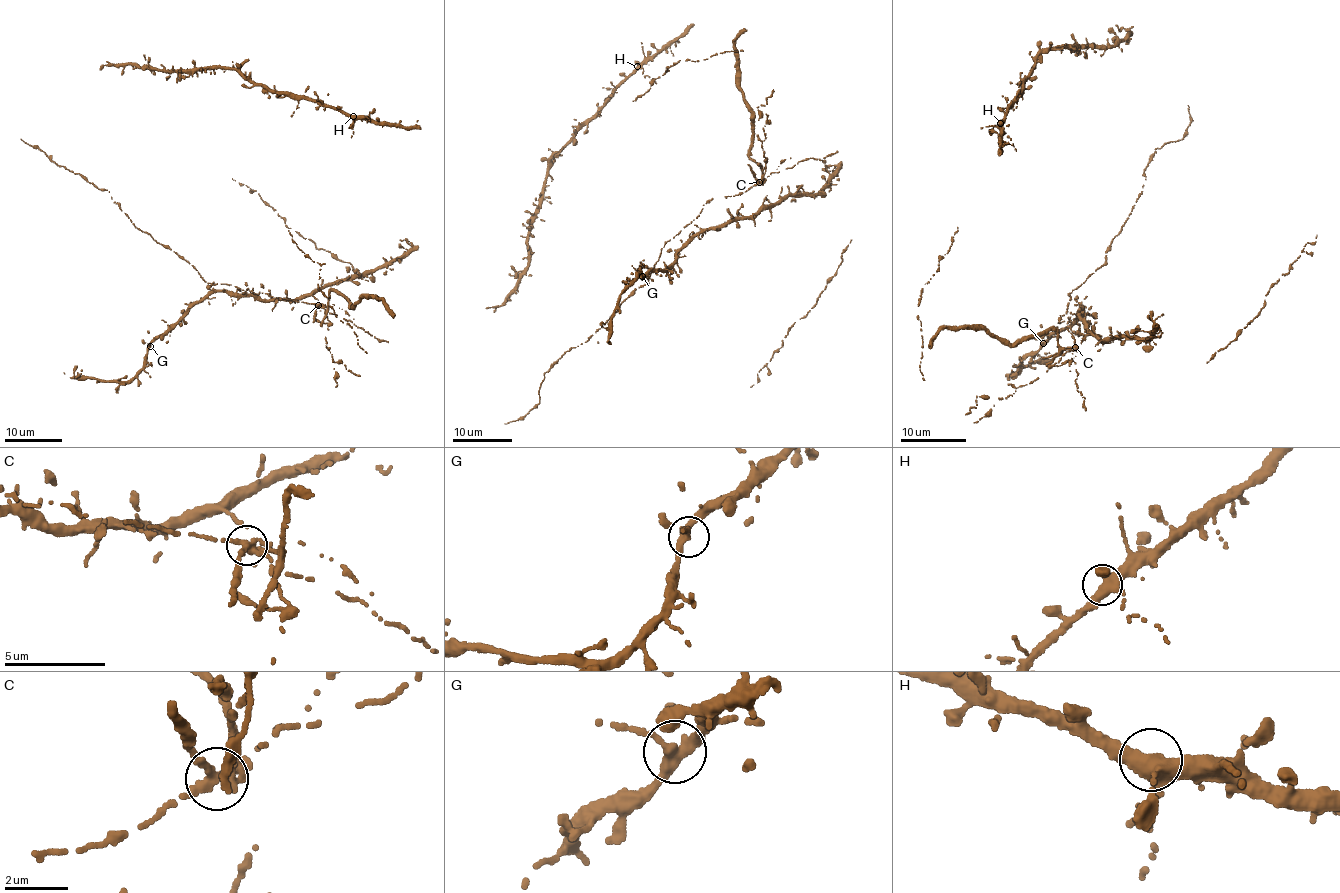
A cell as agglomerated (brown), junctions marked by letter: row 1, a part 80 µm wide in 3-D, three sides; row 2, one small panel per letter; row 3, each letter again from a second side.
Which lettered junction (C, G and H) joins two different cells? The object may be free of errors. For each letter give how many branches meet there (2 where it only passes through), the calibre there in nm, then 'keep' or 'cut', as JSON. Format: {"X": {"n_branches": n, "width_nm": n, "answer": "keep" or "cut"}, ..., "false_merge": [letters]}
{"C": {"n_branches": 4, "width_nm": 320, "answer": "cut"}, "G": {"n_branches": 4, "width_nm": 280, "answer": "keep"}, "H": {"n_branches": 4, "width_nm": 380, "answer": "keep"}, "false_merge": ["C"]}

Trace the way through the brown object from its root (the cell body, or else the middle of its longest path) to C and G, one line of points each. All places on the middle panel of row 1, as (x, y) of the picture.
C: (733, 48), (739, 88), (751, 112), (750, 155), (761, 169), (762, 180), (759, 183)
G: (733, 48), (751, 112), (750, 155), (762, 180), (740, 194), (736, 217), (696, 233), (670, 265), (642, 276)

